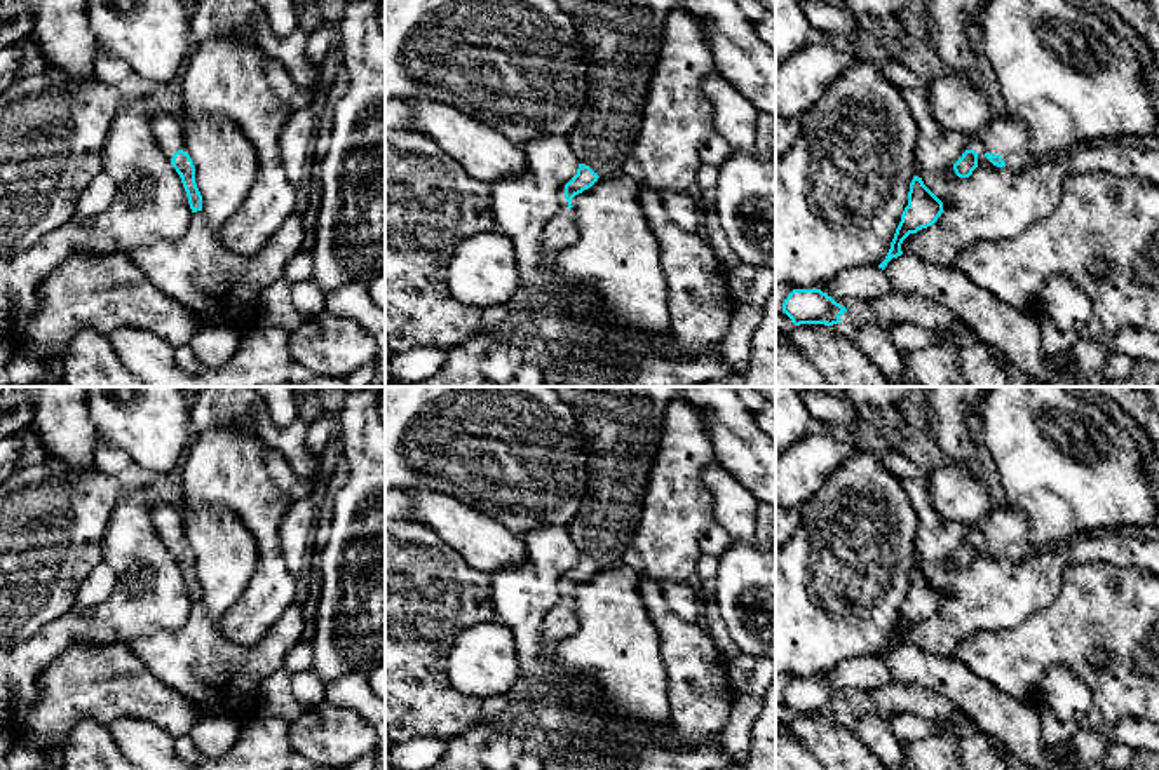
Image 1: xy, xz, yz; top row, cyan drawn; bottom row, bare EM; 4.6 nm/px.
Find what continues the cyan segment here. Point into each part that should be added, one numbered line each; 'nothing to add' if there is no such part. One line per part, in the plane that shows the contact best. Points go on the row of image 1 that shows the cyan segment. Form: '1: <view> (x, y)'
1: yz (1004, 135)

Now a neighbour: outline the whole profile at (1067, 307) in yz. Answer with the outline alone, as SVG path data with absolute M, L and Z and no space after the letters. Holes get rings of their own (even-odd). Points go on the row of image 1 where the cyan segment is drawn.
M1051 277L1039 296L1039 315L1063 331L1082 331L1091 319L1091 300L1068 277Z

